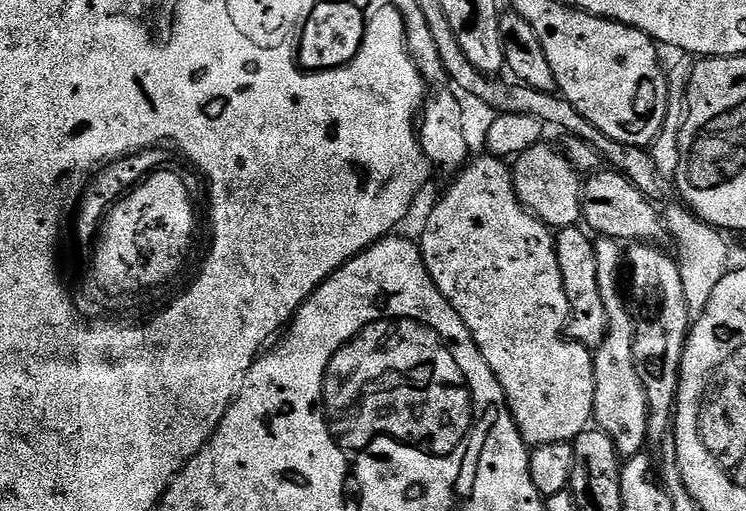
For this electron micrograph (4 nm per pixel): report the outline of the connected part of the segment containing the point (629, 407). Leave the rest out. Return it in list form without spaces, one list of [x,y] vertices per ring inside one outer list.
[[[600,238],[595,241],[598,288],[602,290],[602,306],[606,306],[608,333],[595,349],[594,362],[594,424],[599,431],[611,437],[621,457],[636,456],[645,451],[648,443],[648,399],[638,378],[634,362],[636,326],[622,295],[622,248],[617,241]]]

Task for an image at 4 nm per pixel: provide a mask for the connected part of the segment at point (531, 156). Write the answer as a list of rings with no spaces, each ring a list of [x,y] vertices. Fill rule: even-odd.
[[[548,142],[530,146],[530,150],[515,157],[511,170],[516,193],[533,216],[544,221],[553,230],[571,228],[581,223],[586,199],[585,181],[559,147],[551,148]]]

